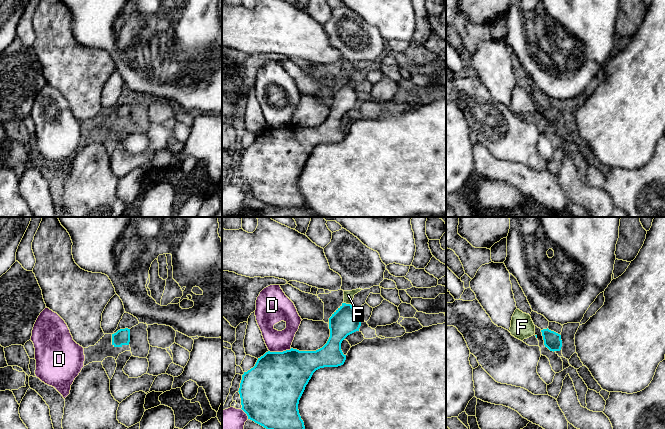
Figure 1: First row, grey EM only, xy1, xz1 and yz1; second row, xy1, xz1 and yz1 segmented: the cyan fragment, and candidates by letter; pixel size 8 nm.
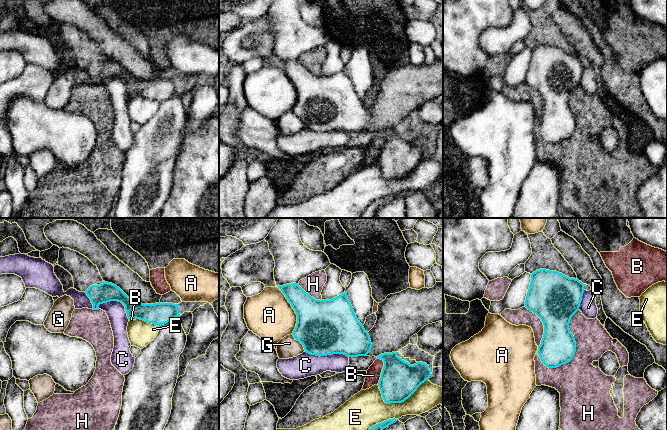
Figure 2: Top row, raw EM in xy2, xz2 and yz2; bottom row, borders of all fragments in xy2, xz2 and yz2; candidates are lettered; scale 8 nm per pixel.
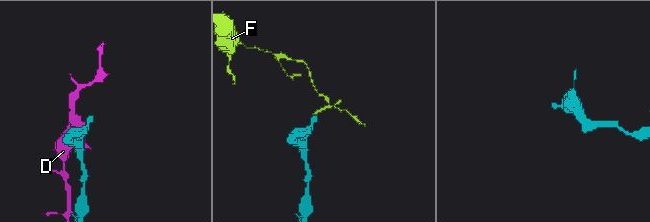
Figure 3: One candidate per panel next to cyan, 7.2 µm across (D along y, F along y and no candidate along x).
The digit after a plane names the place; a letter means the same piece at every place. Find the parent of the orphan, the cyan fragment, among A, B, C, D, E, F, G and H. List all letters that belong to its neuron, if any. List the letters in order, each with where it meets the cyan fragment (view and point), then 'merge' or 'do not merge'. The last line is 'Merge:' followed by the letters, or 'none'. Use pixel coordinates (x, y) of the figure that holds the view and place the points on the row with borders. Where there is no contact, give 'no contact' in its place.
A: xz2 (294, 310) | do not merge
B: xz2 (382, 371) | do not merge
C: xz2 (327, 354) | do not merge
D: xz1 (280, 352) | do not merge
E: xz2 (398, 402) | do not merge
F: xz1 (347, 304) | merge
G: xz2 (300, 342) | do not merge
H: yz2 (575, 347) | do not merge
Merge: F

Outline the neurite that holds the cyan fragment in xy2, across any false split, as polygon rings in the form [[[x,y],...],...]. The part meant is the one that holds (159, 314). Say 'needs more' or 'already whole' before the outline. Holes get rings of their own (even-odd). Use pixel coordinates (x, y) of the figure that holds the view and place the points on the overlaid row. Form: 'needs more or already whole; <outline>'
already whole; [[[105,281],[100,285],[90,286],[85,293],[93,304],[93,310],[99,310],[98,306],[103,303],[110,301],[121,302],[125,306],[129,320],[136,318],[160,327],[180,316],[178,304],[160,302],[155,304],[137,303],[130,299],[119,287]]]

